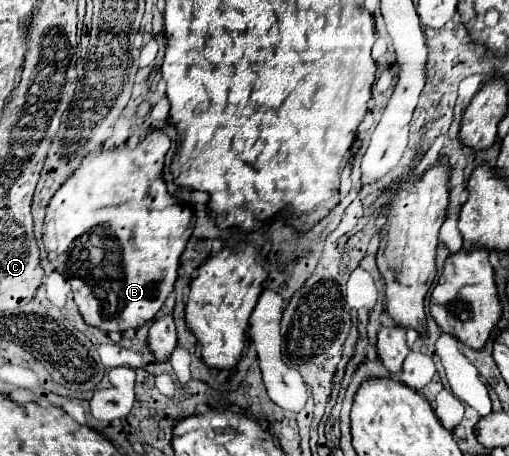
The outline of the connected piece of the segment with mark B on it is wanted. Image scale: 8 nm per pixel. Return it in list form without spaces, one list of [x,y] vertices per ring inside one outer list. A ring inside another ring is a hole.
[[[151,131],[135,149],[123,147],[91,153],[49,201],[43,225],[49,261],[71,283],[83,321],[103,333],[125,333],[155,319],[177,281],[179,257],[193,233],[193,215],[189,207],[175,207],[177,199],[167,193],[163,159],[169,145],[171,141],[163,131]]]

